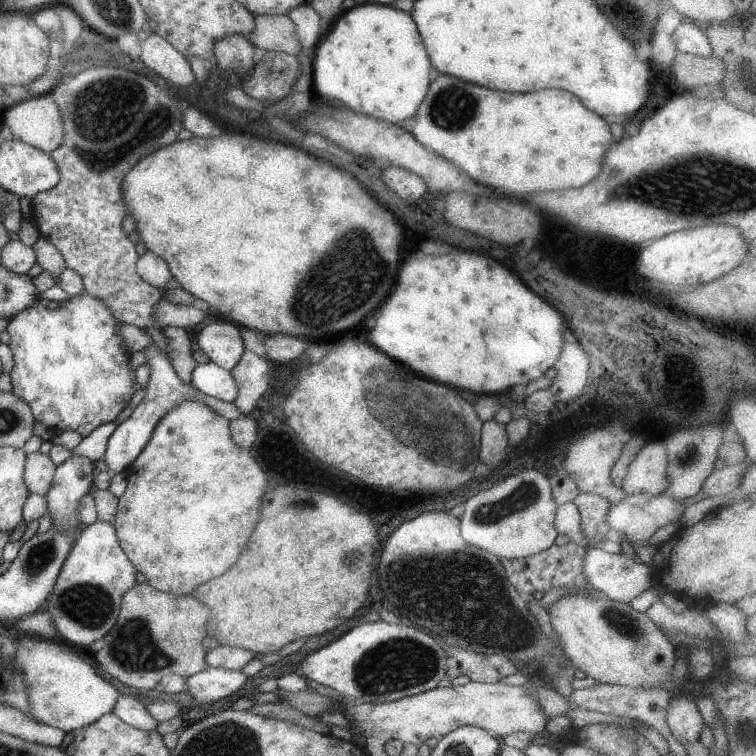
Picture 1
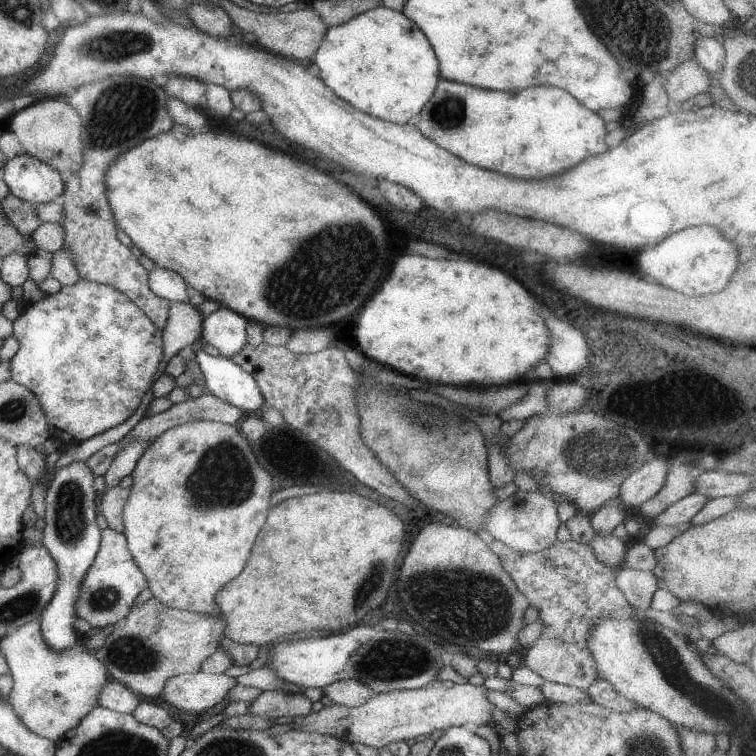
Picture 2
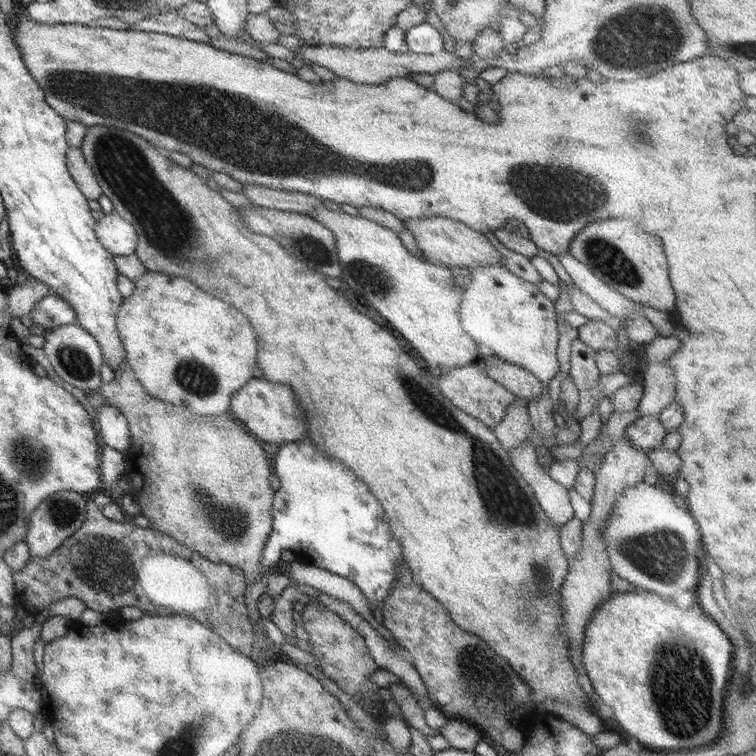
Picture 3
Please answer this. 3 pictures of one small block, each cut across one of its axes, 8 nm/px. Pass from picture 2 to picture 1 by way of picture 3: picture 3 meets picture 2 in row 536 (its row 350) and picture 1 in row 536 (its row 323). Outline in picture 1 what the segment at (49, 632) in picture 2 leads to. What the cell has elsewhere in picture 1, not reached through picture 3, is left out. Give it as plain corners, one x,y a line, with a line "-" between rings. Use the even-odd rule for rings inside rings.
71,454
68,460
57,465
52,486
46,494
46,506
54,522
52,527
77,538
82,529
76,518
78,502
84,494
93,492
96,474
94,463
80,455

